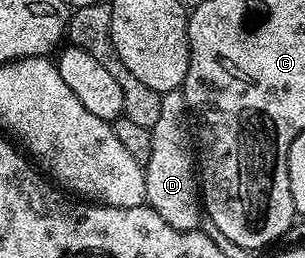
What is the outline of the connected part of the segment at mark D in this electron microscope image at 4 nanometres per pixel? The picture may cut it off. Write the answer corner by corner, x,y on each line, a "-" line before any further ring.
181,90
164,93
161,97
161,101
163,102
163,107
161,107
159,118
155,121
155,126
151,129
151,158
145,168
145,199
148,207
153,208
155,210
155,214
159,214
159,218
163,218
163,222
167,222
167,226
171,226
180,232
191,232
194,231
198,225
200,225
203,219
203,201
199,195
199,172
195,167
195,148
193,152
193,136
189,133
189,120
191,121
189,103
185,100
184,91

